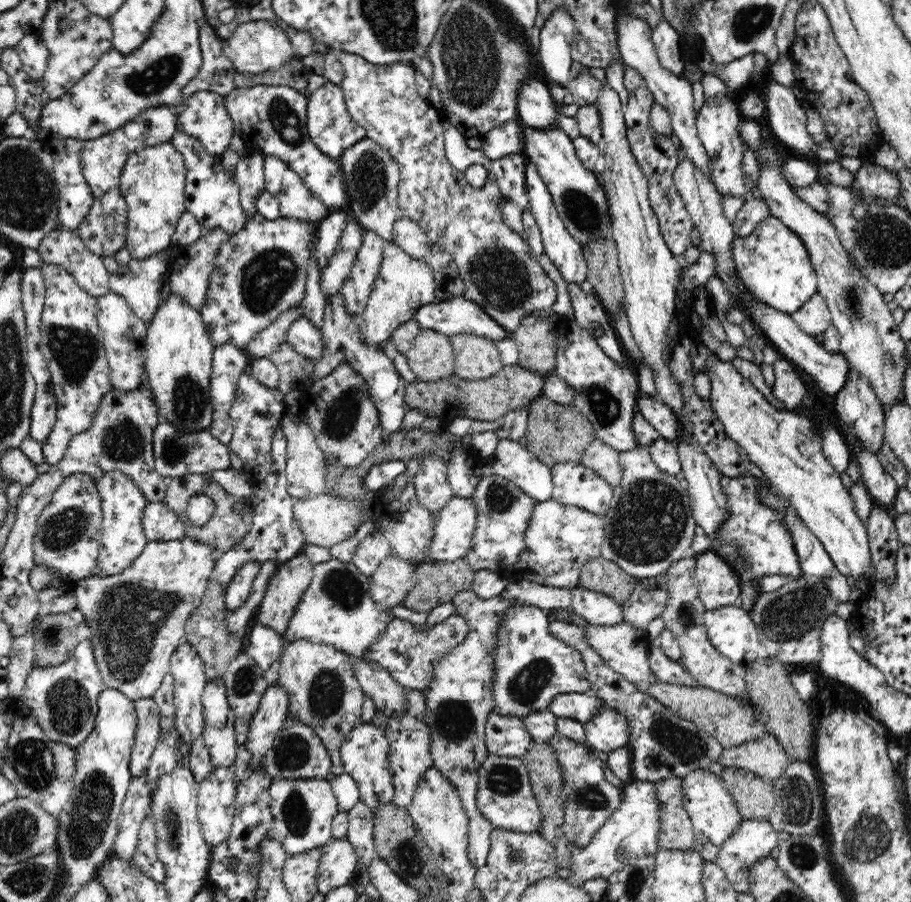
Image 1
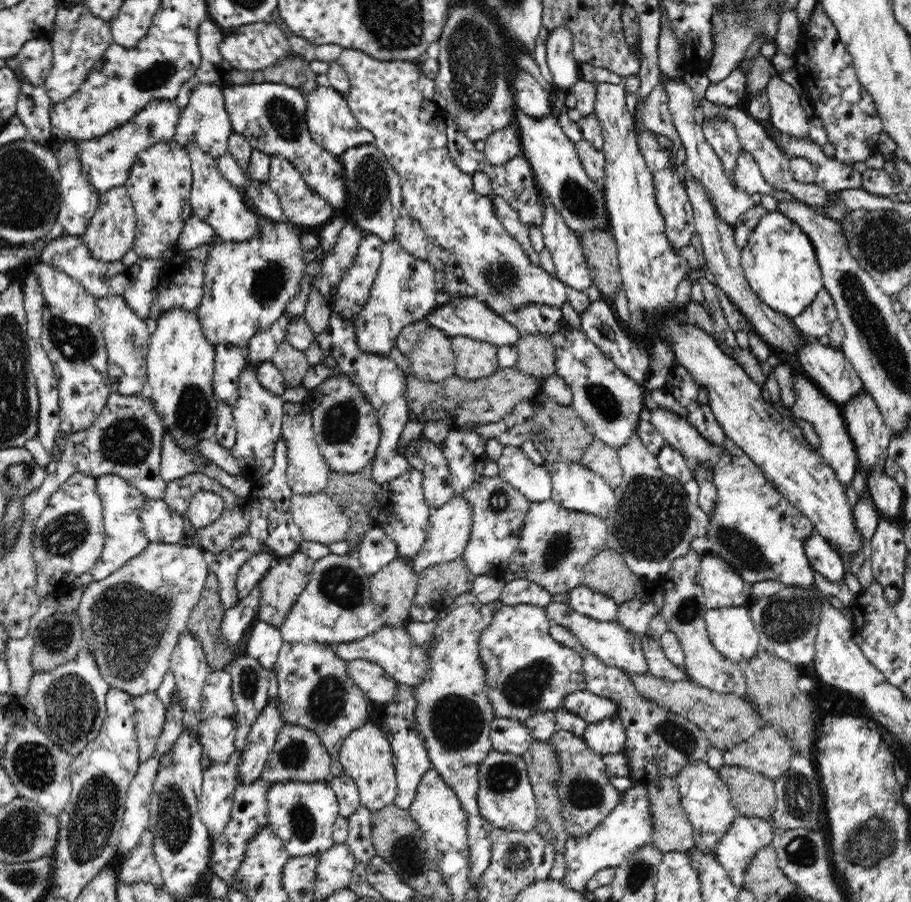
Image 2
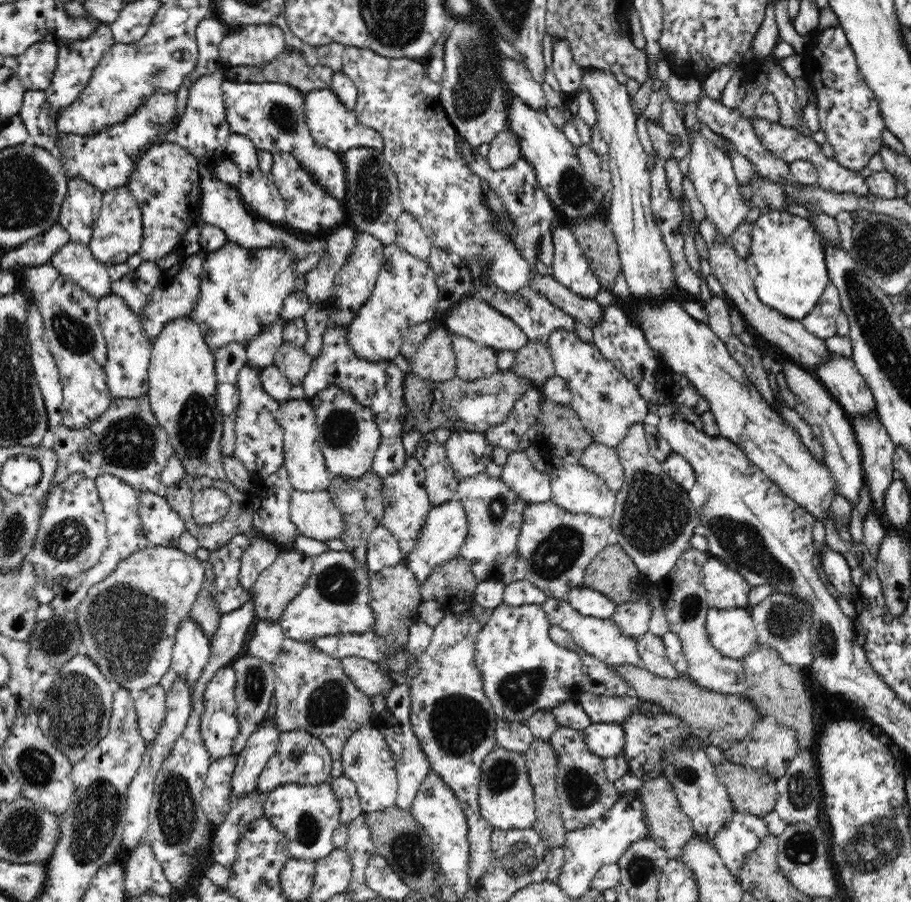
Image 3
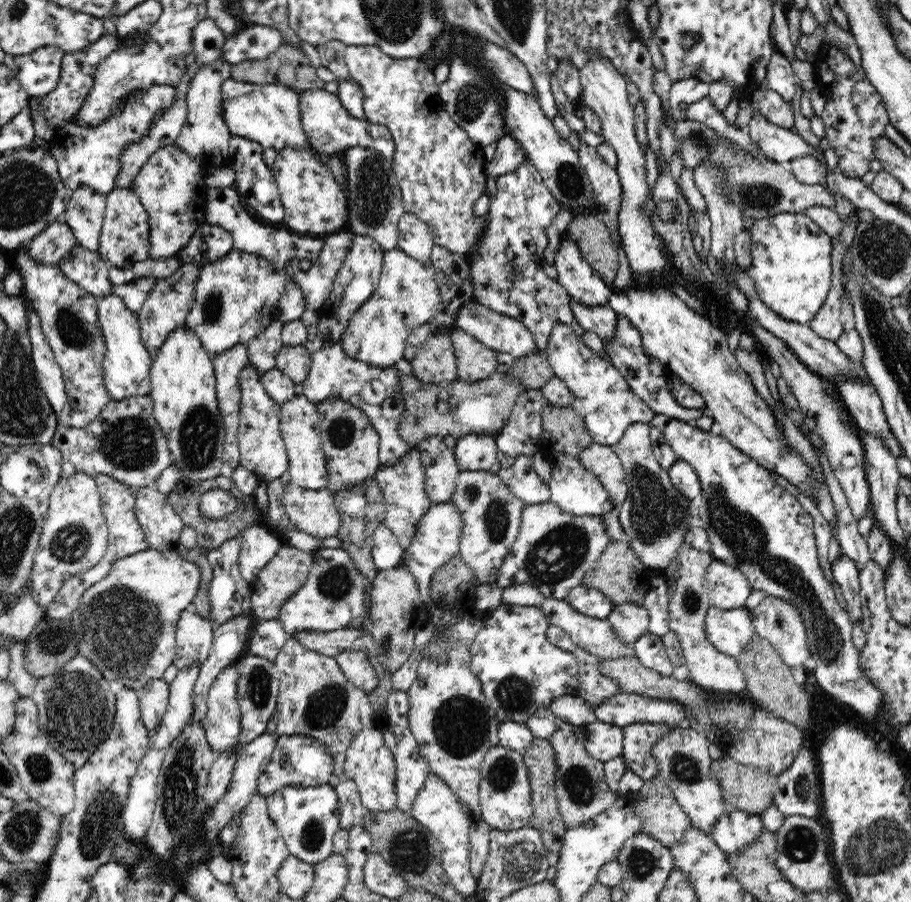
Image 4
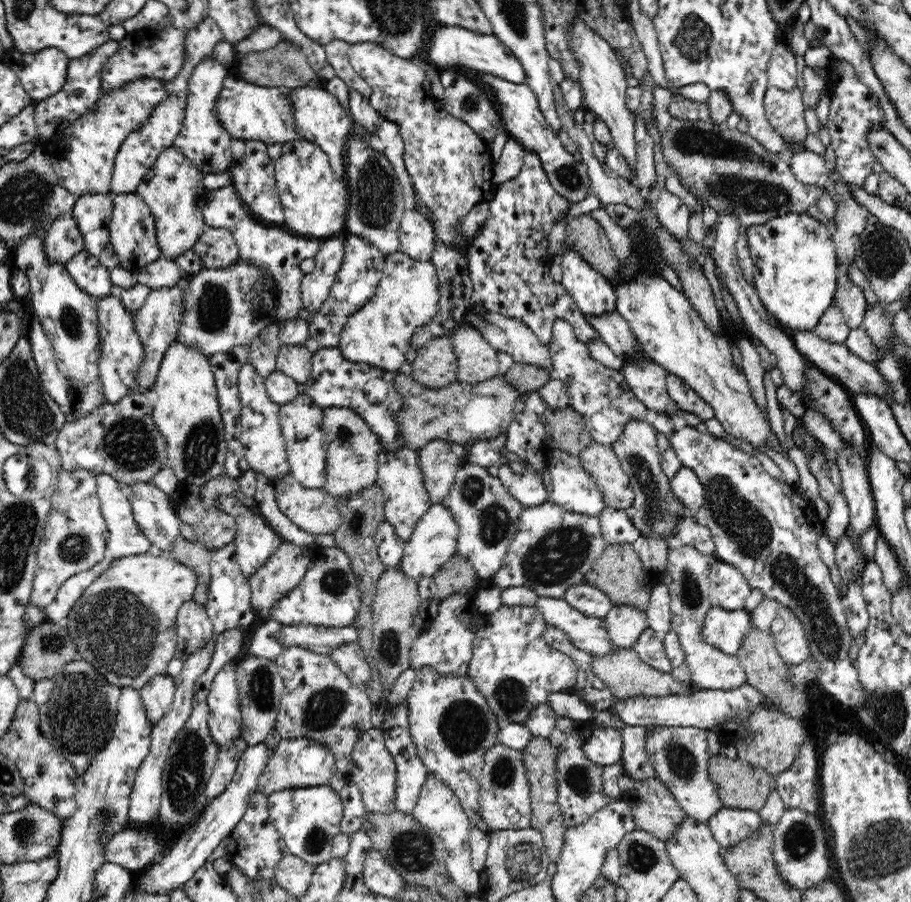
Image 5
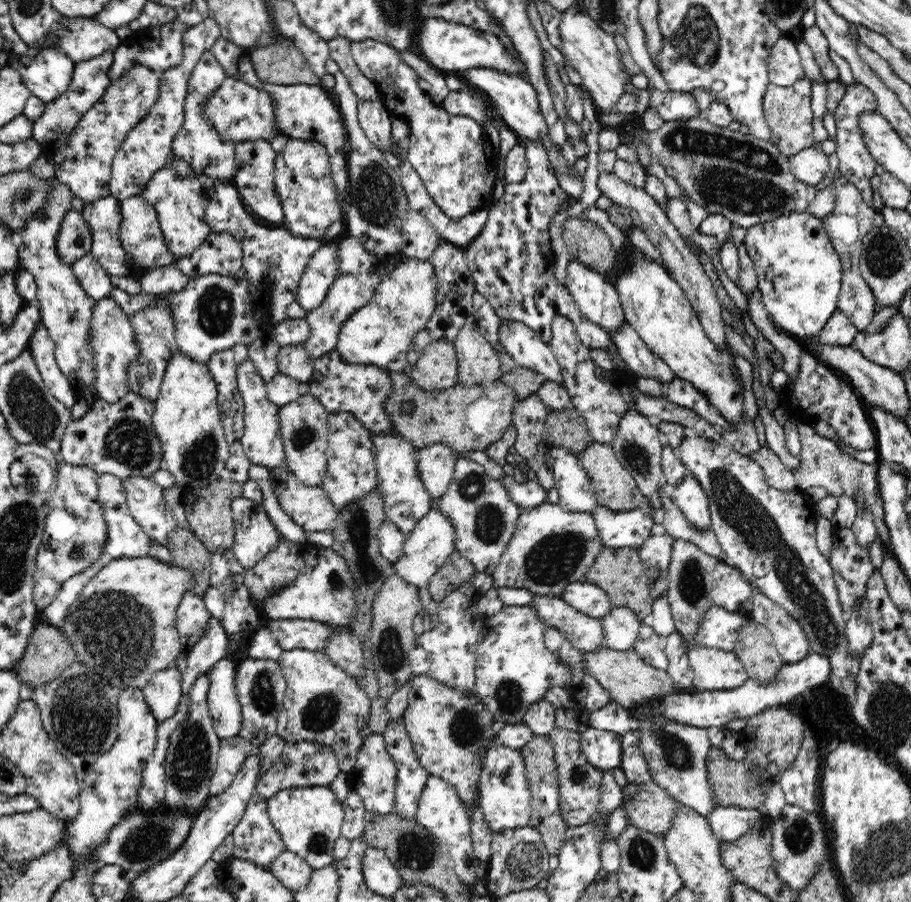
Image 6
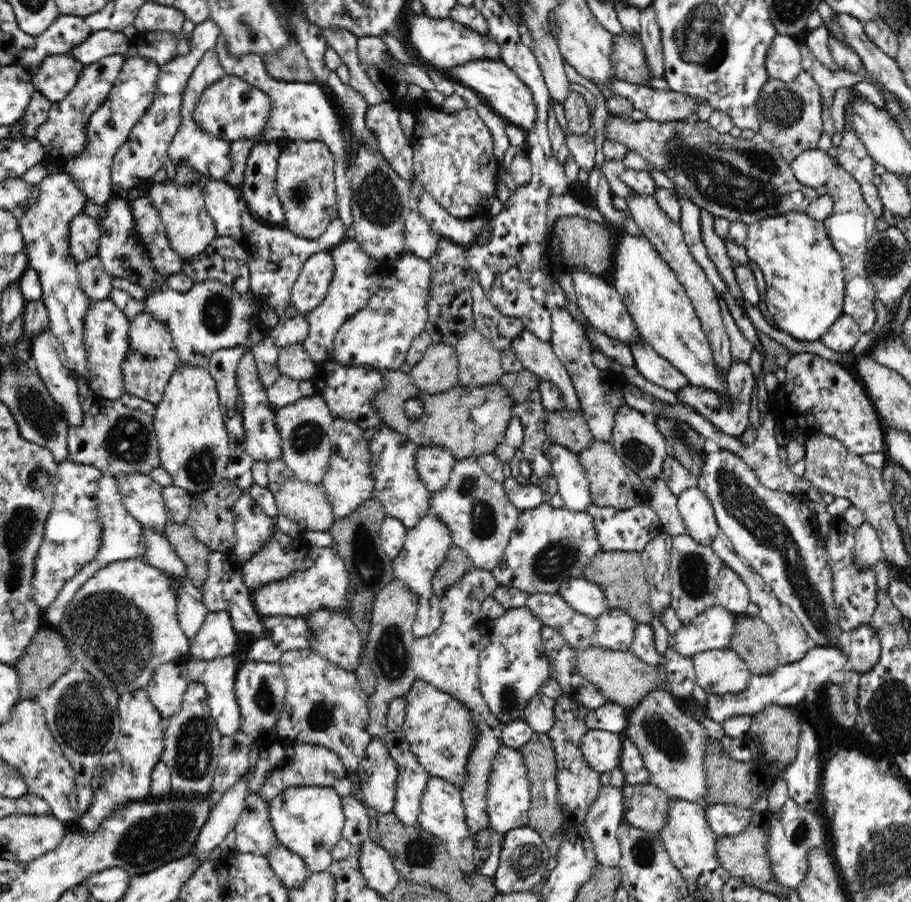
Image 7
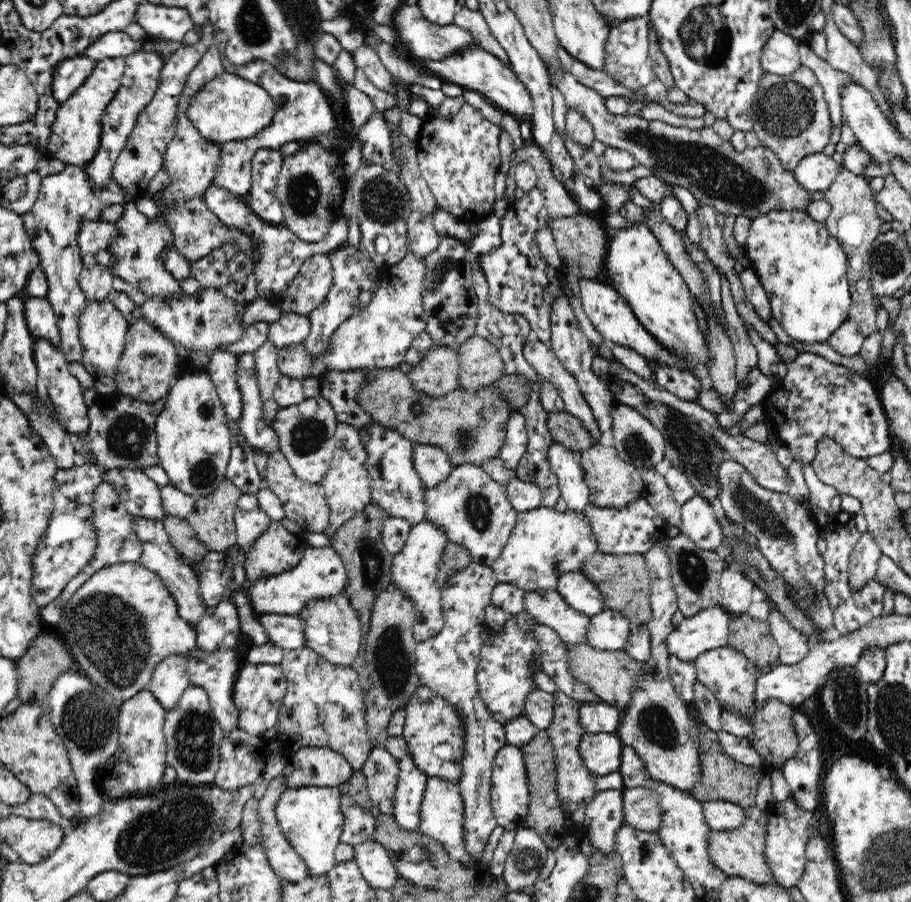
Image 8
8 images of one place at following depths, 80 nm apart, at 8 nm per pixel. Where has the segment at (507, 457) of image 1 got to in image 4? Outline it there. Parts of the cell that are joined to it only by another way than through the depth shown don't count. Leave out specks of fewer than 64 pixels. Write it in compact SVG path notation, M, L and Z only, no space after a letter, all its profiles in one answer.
M518 454L508 468L502 467L497 474L525 506L550 501L549 484L534 471L529 456Z

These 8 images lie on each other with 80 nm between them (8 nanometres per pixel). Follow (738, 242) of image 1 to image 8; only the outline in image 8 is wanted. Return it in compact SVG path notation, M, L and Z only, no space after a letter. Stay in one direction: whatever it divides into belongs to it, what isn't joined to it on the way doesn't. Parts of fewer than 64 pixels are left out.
M771 210L751 220L744 248L754 262L757 274L770 301L770 314L794 340L826 342L830 334L848 315L852 299L849 280L846 279L846 253L826 228L824 222L814 220L806 210Z

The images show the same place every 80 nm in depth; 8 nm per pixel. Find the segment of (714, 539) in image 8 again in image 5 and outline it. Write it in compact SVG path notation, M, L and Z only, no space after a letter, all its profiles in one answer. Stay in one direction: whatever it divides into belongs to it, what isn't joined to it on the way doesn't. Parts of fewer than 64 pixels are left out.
M681 465L670 481L674 496L684 503L690 513L689 517L698 512L706 494L697 474L691 468Z

